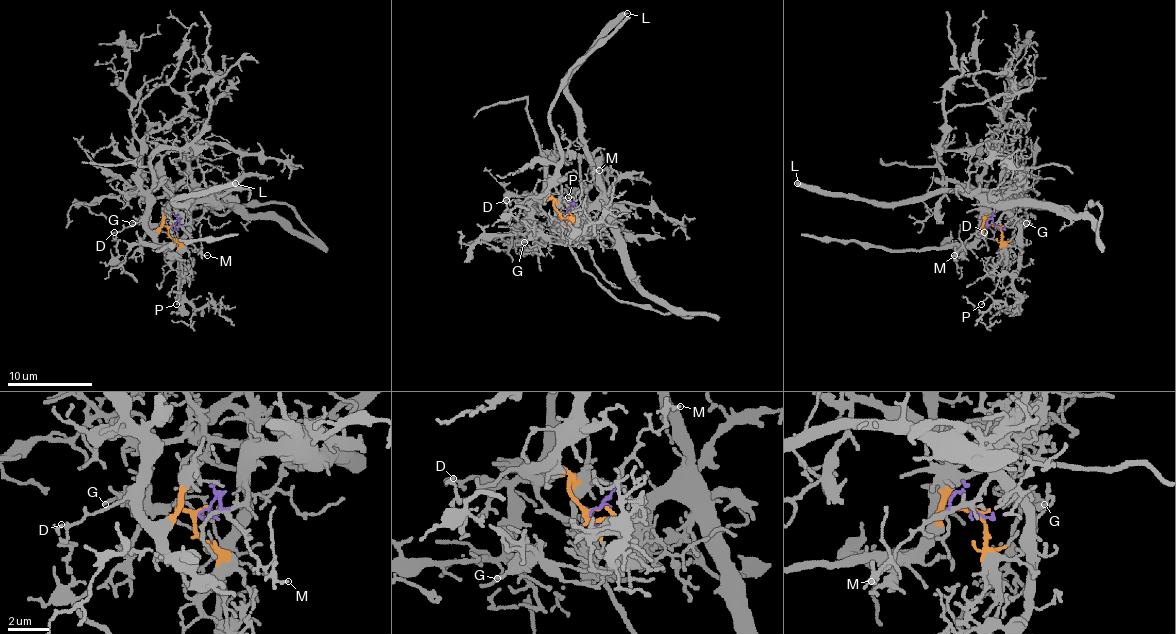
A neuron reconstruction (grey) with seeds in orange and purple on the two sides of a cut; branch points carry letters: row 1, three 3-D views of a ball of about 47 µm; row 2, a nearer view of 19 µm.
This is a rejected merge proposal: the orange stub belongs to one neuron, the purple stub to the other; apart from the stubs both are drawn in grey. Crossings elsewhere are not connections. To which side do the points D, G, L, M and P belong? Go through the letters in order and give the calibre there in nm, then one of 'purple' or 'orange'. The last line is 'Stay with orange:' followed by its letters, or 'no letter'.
D: 120 nm thick; orange
G: 220 nm thick; orange
L: 400 nm thick; purple
M: 130 nm thick; purple
P: 100 nm thick; purple
Stay with orange: D, G

